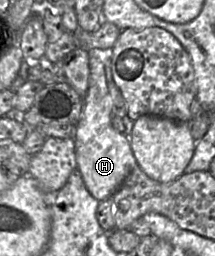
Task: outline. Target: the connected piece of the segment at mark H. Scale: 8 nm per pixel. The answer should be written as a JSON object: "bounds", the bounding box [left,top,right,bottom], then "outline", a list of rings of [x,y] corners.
{"bounds":[75,56,137,202],"outline":[[[89,56],[90,76],[89,87],[85,95],[83,111],[75,132],[77,169],[81,173],[89,193],[99,202],[111,198],[122,185],[126,177],[137,166],[128,136],[118,132],[111,124],[112,99],[108,90],[104,65],[96,56]]]}

